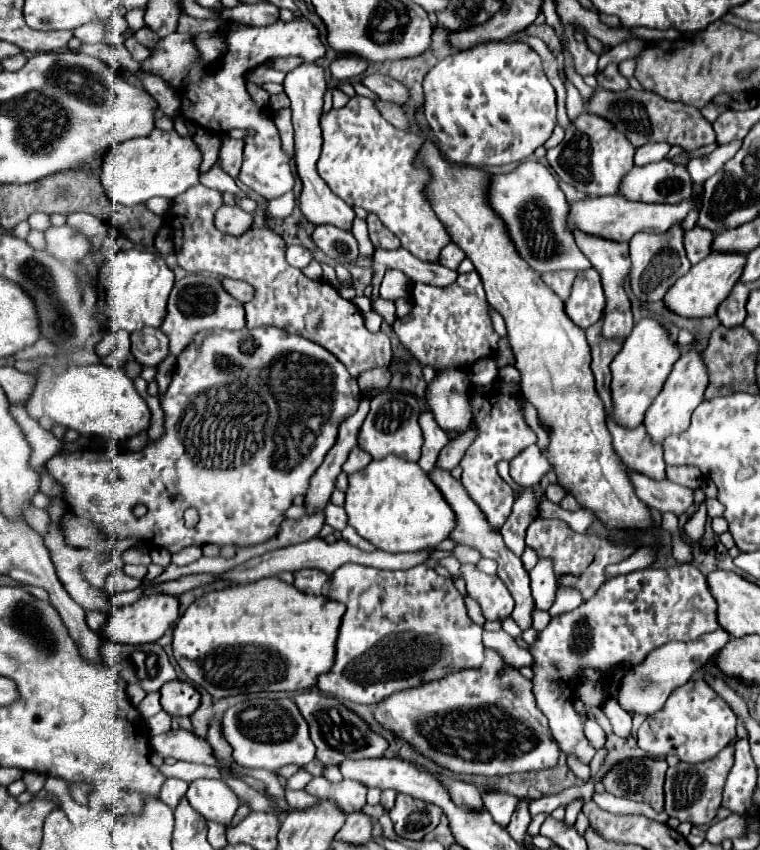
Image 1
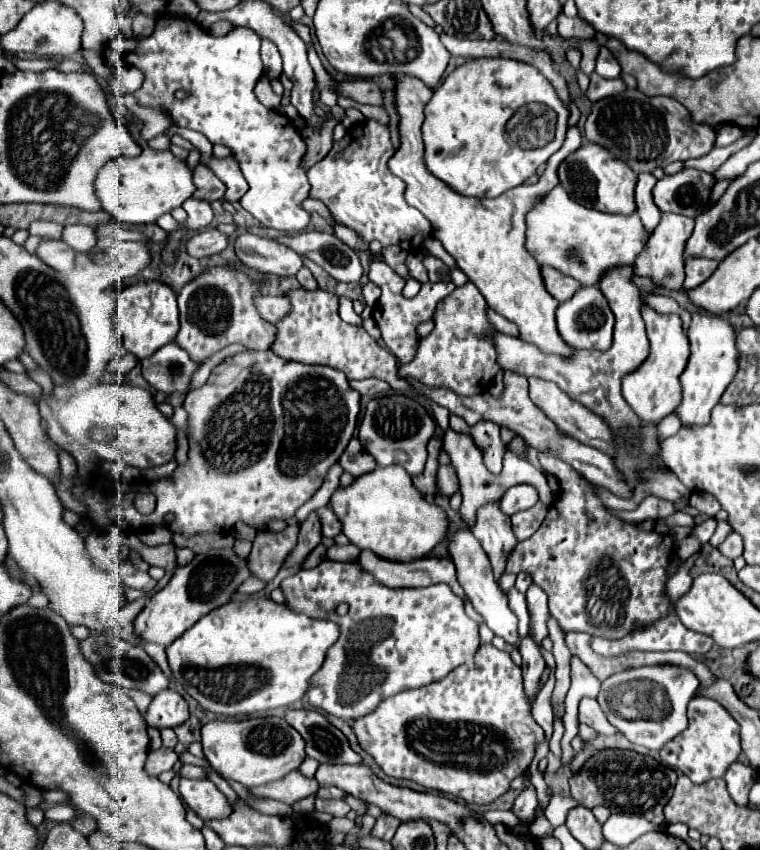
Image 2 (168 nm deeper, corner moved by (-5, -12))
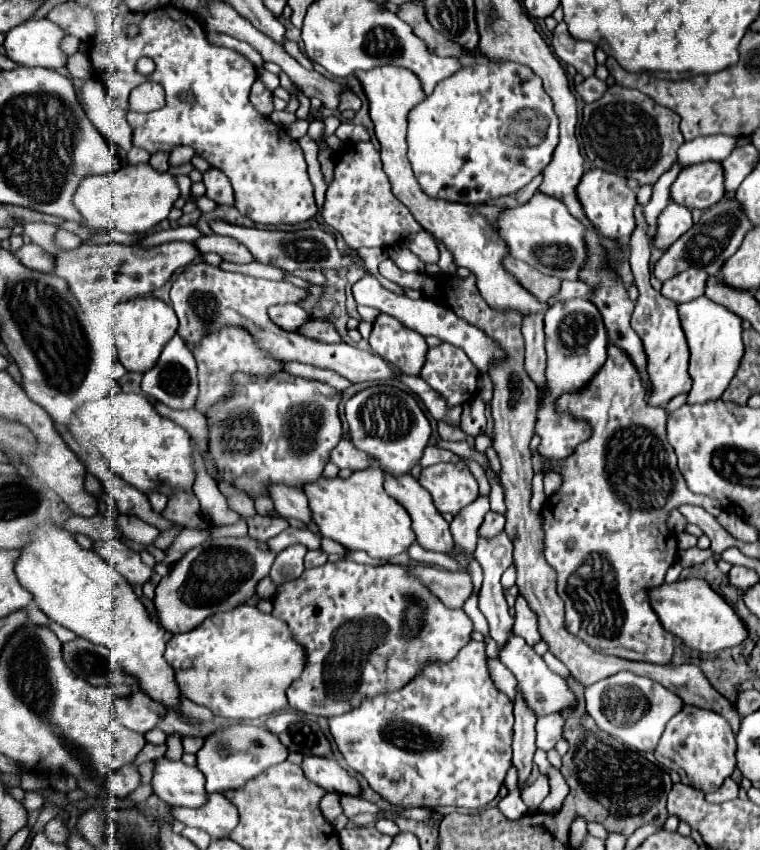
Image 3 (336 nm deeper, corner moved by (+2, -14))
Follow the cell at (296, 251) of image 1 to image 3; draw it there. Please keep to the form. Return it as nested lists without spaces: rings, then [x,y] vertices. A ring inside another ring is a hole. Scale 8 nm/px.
[[[219,234],[203,236],[195,244],[197,244],[197,248],[201,248],[201,252],[215,252],[223,260],[229,260],[229,262],[235,262],[235,264],[255,262],[253,254],[241,242],[237,242],[237,240],[229,238],[229,236],[219,236]]]

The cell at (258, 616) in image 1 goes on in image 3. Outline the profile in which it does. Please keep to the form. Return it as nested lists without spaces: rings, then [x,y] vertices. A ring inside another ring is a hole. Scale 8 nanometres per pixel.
[[[241,604],[227,614],[217,612],[209,616],[201,626],[185,634],[171,636],[167,642],[165,660],[167,664],[171,664],[175,672],[181,696],[189,698],[189,694],[201,694],[203,698],[189,698],[189,700],[193,700],[199,706],[207,706],[217,716],[241,720],[241,718],[259,718],[263,714],[273,714],[289,706],[285,690],[305,670],[305,648],[301,648],[301,644],[293,640],[289,626],[283,620],[259,612],[255,606]]]

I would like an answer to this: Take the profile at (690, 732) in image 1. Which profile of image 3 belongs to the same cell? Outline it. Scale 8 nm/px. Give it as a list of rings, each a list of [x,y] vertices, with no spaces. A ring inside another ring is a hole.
[[[685,704],[683,710],[669,720],[665,734],[661,736],[661,742],[655,750],[655,758],[667,770],[675,770],[683,784],[701,792],[715,792],[735,770],[735,750],[735,736],[727,720],[717,716],[717,712]]]

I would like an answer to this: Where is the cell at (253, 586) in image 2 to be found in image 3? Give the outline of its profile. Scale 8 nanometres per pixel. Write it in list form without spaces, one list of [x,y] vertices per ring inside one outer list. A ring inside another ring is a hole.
[[[269,577],[263,578],[257,588],[256,588],[256,594],[262,598],[271,600],[276,592],[276,585],[271,581]]]

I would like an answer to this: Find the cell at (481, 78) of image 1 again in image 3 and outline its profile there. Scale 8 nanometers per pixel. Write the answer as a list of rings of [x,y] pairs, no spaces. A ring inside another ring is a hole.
[[[477,62],[473,66],[461,68],[453,76],[441,80],[431,96],[427,96],[421,104],[417,104],[409,112],[409,162],[413,166],[415,178],[421,188],[435,198],[451,200],[451,202],[465,202],[465,204],[479,204],[493,198],[501,198],[507,194],[517,192],[519,188],[527,186],[549,162],[551,154],[559,142],[559,120],[553,112],[551,98],[541,86],[541,80],[529,72],[527,66],[513,64],[513,62]],[[521,108],[535,108],[549,120],[549,130],[541,144],[529,148],[503,148],[499,140],[499,128],[515,116]]]

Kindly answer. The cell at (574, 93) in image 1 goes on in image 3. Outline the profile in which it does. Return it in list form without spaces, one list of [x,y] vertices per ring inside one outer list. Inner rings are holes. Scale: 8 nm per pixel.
[[[379,66],[373,70],[361,70],[355,72],[357,78],[361,80],[365,94],[369,98],[369,114],[375,124],[375,134],[381,142],[381,160],[383,160],[383,170],[389,176],[393,194],[409,206],[411,214],[415,220],[427,230],[435,240],[443,242],[449,252],[453,252],[453,260],[457,268],[467,268],[475,278],[477,278],[477,288],[483,296],[483,300],[493,308],[493,310],[513,310],[519,312],[521,316],[525,314],[535,314],[535,312],[545,312],[549,308],[547,302],[539,302],[531,292],[521,288],[517,284],[515,276],[511,272],[505,272],[503,260],[509,256],[509,250],[505,248],[503,240],[497,240],[497,244],[489,244],[487,238],[491,232],[495,232],[497,216],[505,212],[507,208],[495,206],[495,204],[457,204],[457,202],[447,202],[447,200],[437,200],[433,196],[427,196],[419,182],[415,180],[411,172],[411,164],[407,160],[407,114],[411,108],[415,108],[417,102],[423,102],[427,96],[421,88],[421,82],[417,76],[405,68],[397,66]]]

